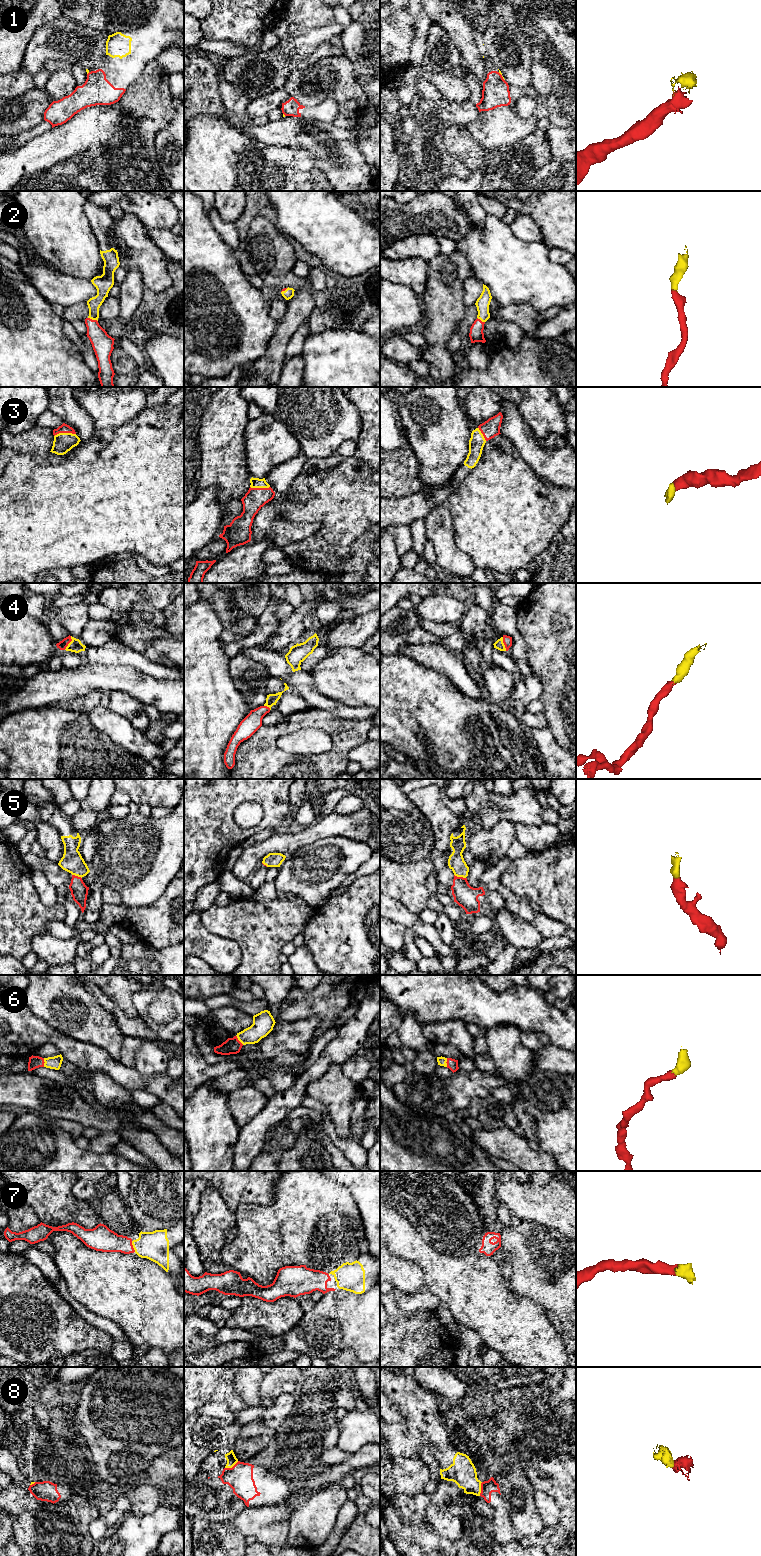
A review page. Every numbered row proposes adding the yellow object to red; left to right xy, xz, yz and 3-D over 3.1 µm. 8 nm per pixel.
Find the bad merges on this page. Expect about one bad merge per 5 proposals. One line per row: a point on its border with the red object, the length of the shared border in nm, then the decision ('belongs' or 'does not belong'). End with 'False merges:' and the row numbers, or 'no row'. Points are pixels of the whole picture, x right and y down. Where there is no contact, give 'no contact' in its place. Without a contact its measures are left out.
1: contact yz (501, 76); length 90 nm; belongs
2: contact xy (93, 320); length 90 nm; belongs
3: contact xy (64, 432); length 180 nm; belongs
4: contact xy (69, 642); length 130 nm; belongs
5: contact yz (460, 877); length 100 nm; belongs
6: contact xz (238, 1040); length 100 nm; belongs
7: contact xy (132, 1246); length 90 nm; belongs
8: contact yz (481, 1489); length 110 nm; does not belong
False merges: 8

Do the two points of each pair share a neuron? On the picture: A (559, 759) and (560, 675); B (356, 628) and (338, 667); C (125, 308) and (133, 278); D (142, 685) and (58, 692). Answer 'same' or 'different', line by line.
A: different
B: different
C: same
D: same

